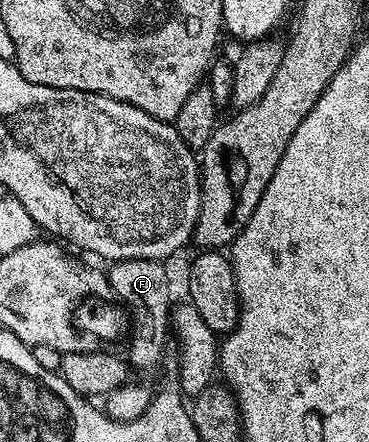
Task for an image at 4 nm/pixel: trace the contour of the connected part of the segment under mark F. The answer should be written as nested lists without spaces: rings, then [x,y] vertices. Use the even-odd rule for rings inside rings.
[[[125,259],[112,262],[108,267],[111,268],[106,268],[105,274],[111,283],[114,298],[129,312],[131,344],[127,347],[126,358],[132,368],[140,367],[147,371],[162,361],[167,339],[169,343],[173,310],[171,279],[163,268],[166,266],[157,259]]]

